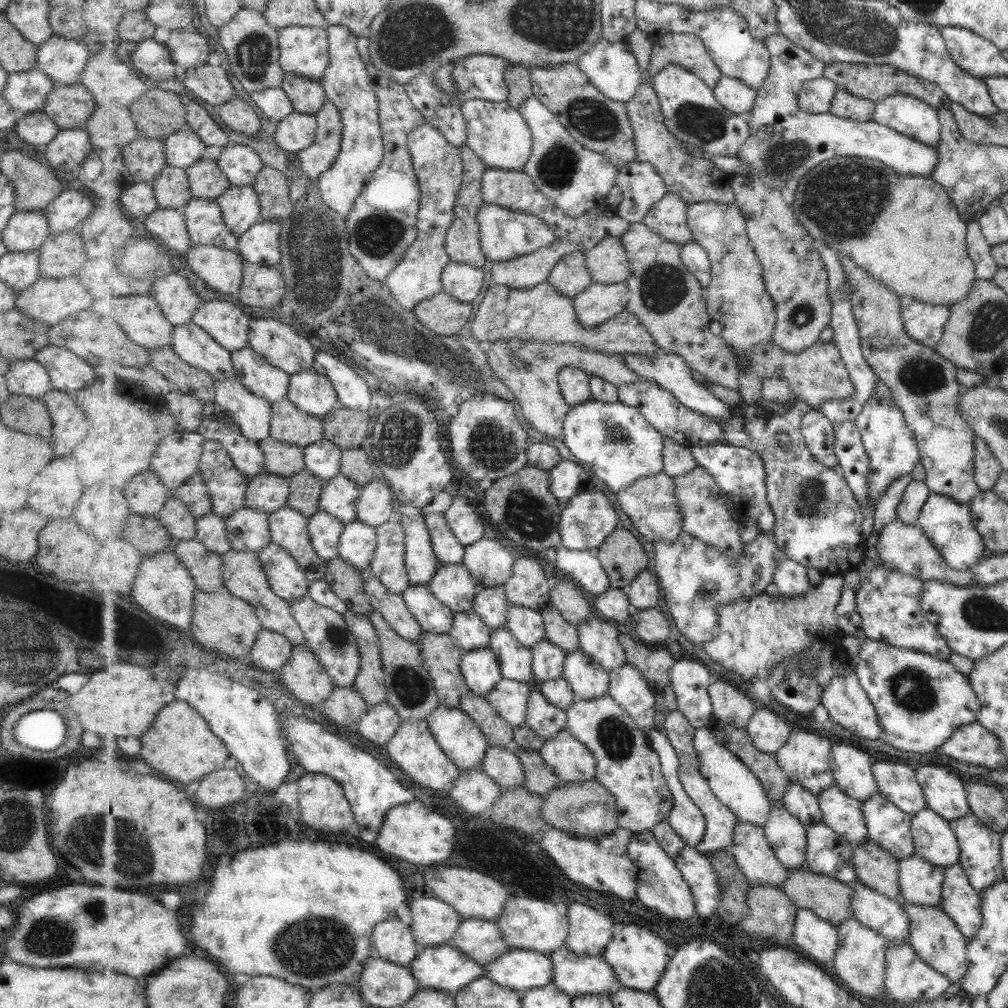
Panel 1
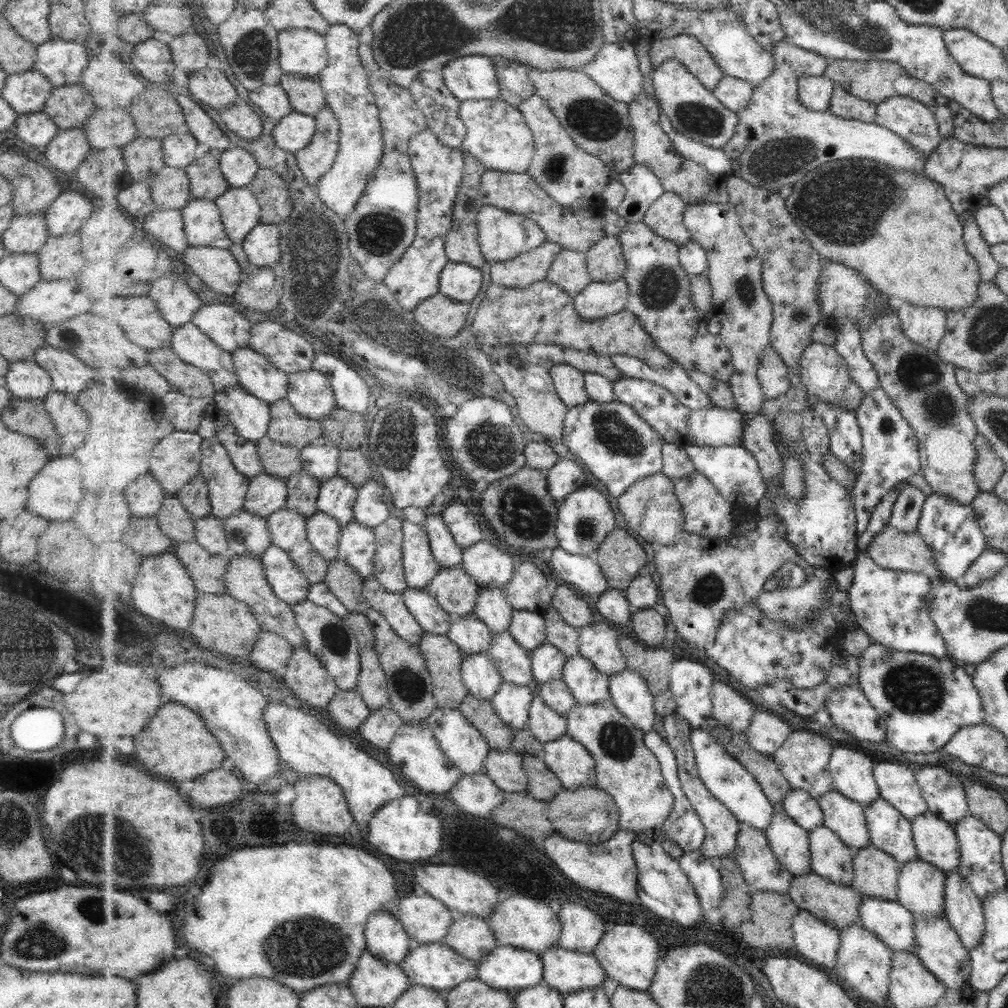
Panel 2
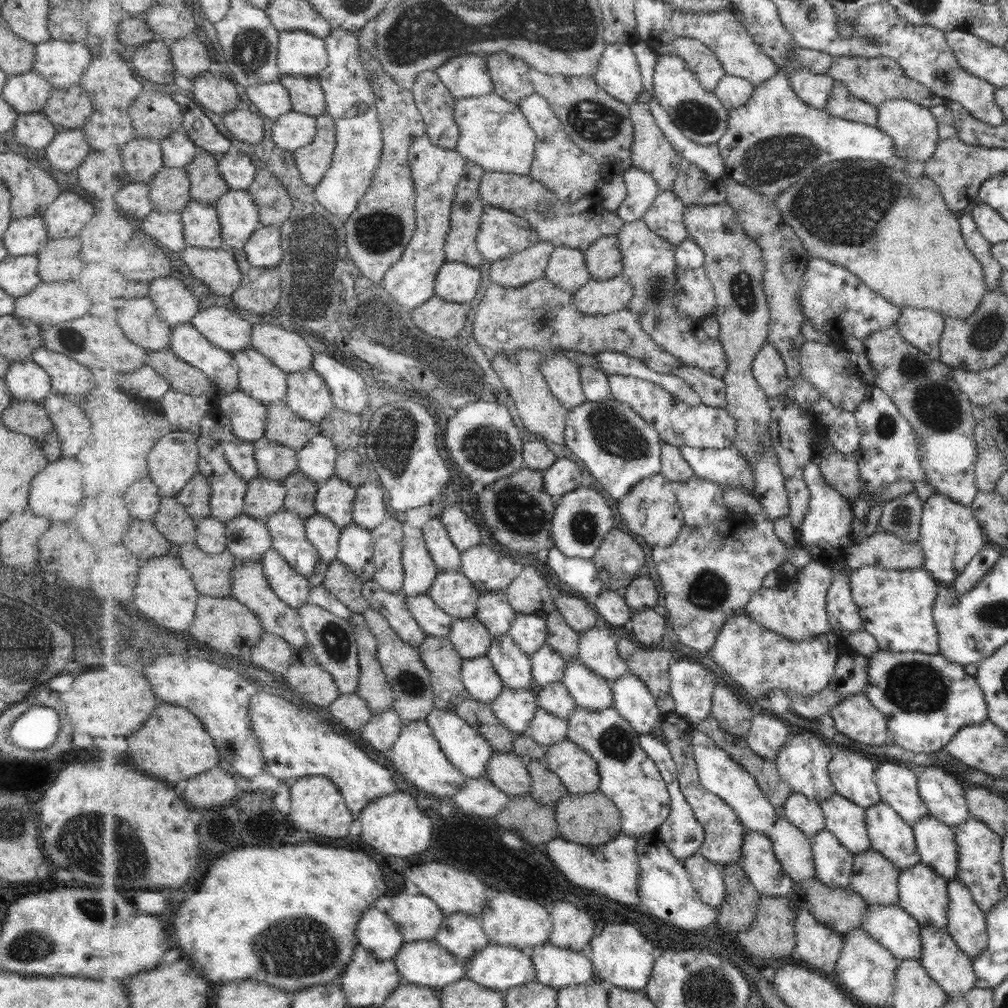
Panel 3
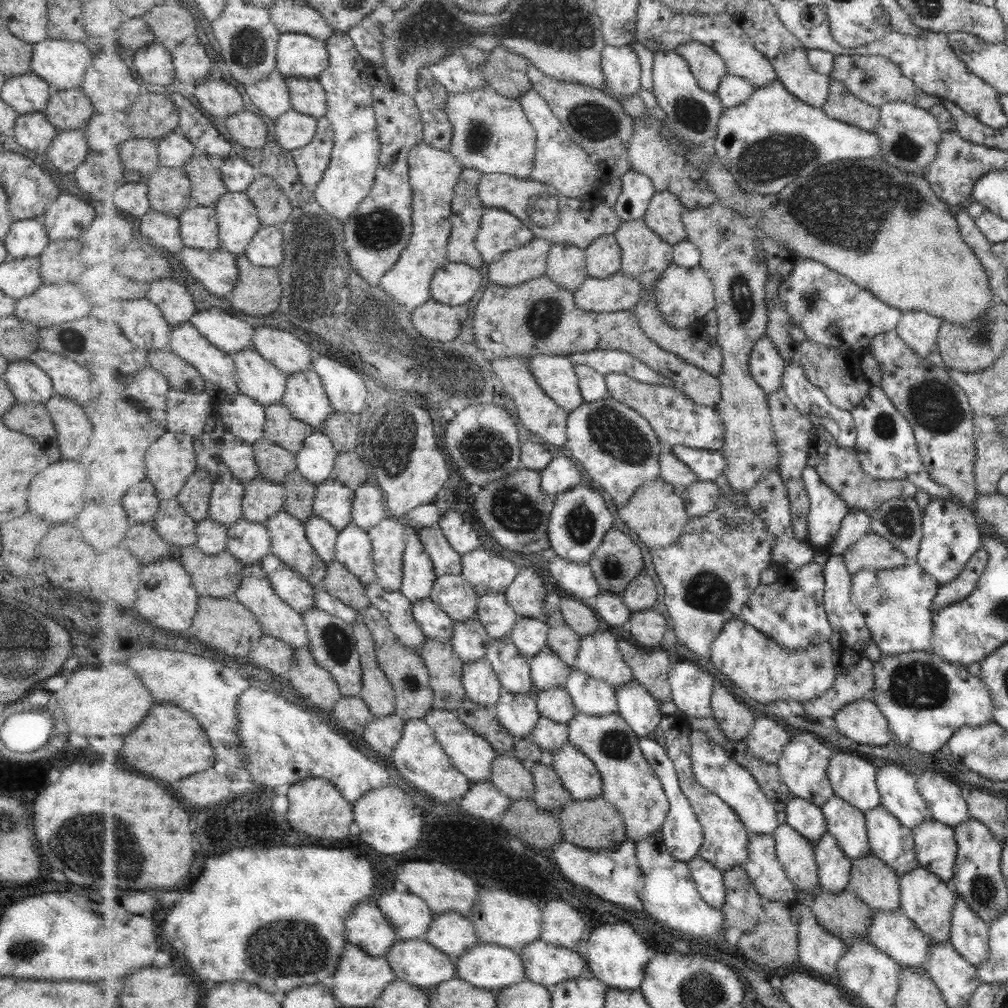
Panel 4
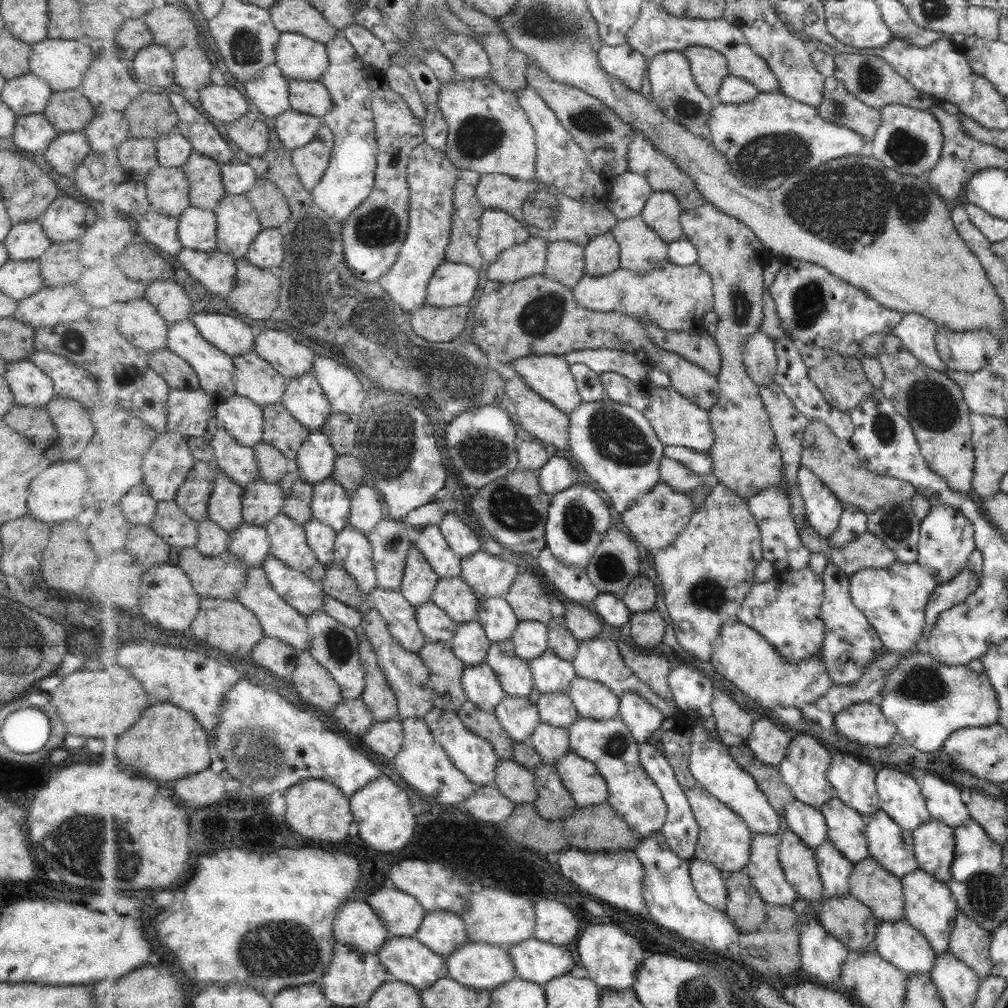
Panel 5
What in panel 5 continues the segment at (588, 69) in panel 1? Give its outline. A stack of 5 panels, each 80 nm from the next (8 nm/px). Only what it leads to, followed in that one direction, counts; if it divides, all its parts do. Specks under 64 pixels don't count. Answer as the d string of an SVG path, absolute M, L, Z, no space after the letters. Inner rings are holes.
M605 43L600 51L602 67L627 85L639 92L643 88L643 78L648 72L649 62L644 54L635 50L628 43L621 46L609 46Z

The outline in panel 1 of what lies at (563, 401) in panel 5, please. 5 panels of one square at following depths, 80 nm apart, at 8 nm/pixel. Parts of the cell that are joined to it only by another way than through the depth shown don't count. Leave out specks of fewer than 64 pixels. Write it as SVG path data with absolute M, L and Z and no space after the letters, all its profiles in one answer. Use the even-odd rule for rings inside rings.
M563 367L560 370L559 387L570 406L583 404L593 399L590 374L580 368Z

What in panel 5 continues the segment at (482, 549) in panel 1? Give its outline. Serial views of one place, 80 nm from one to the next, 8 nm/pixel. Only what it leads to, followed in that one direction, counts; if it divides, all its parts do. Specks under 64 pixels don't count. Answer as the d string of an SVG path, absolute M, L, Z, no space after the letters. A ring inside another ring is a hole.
M486 548L472 556L462 557L460 576L480 600L485 597L505 597L518 577L517 565L501 559Z

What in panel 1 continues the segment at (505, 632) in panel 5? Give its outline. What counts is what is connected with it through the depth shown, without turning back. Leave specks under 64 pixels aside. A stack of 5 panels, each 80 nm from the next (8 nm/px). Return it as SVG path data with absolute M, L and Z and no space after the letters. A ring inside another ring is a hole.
M504 585L481 586L474 600L474 609L487 626L490 626L492 630L497 630L507 624L510 603Z

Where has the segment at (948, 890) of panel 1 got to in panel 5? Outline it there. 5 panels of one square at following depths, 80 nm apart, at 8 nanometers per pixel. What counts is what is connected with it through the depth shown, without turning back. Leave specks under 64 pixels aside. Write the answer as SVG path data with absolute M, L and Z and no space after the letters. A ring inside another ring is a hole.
M962 912L956 913L948 951L969 966L979 979L990 975L989 943L990 935L975 921Z

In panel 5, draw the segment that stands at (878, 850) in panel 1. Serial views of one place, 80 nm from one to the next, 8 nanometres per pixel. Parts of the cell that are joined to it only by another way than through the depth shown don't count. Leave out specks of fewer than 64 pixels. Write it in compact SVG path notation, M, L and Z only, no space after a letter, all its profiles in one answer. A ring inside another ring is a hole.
M871 856L855 864L849 893L870 906L879 920L904 917L901 880Z

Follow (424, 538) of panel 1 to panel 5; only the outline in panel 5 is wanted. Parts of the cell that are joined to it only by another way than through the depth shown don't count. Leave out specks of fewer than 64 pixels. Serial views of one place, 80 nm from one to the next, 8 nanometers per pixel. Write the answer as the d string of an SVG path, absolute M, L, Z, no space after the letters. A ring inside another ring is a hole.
M417 547L412 548L406 560L406 573L402 582L403 596L413 606L421 606L431 601L440 576Z

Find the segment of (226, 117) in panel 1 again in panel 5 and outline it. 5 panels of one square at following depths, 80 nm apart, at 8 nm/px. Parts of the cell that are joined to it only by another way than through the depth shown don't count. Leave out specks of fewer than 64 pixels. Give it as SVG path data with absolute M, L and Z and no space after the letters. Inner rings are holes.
M251 114L227 124L228 136L237 147L251 156L263 156L270 147L269 128L261 117Z

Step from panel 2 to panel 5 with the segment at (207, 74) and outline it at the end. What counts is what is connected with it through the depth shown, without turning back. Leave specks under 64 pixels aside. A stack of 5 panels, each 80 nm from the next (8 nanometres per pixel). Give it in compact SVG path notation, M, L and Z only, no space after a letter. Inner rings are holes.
M210 84L199 92L200 102L210 119L229 124L249 114L249 104L233 86Z

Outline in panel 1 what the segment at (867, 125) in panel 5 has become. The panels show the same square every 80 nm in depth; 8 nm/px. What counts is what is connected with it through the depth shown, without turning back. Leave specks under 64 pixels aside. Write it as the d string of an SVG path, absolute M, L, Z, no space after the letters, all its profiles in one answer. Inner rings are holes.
M838 89L830 112L841 118L867 122L873 121L875 109L876 103L873 100L861 98L846 90Z

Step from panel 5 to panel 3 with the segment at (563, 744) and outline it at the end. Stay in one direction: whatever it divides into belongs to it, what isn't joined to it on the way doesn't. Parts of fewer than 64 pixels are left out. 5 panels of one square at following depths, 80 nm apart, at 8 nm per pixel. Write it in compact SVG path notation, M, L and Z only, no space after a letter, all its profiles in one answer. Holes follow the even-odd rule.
M538 706L527 735L539 744L551 747L568 739L569 730L568 721Z

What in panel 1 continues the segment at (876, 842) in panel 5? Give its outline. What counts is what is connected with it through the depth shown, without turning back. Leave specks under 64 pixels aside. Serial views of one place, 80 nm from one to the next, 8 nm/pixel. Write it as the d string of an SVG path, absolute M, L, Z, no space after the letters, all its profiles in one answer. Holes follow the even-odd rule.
M880 793L869 801L863 801L869 839L885 850L891 851L897 860L914 854L913 835L910 833L910 815L897 808Z

